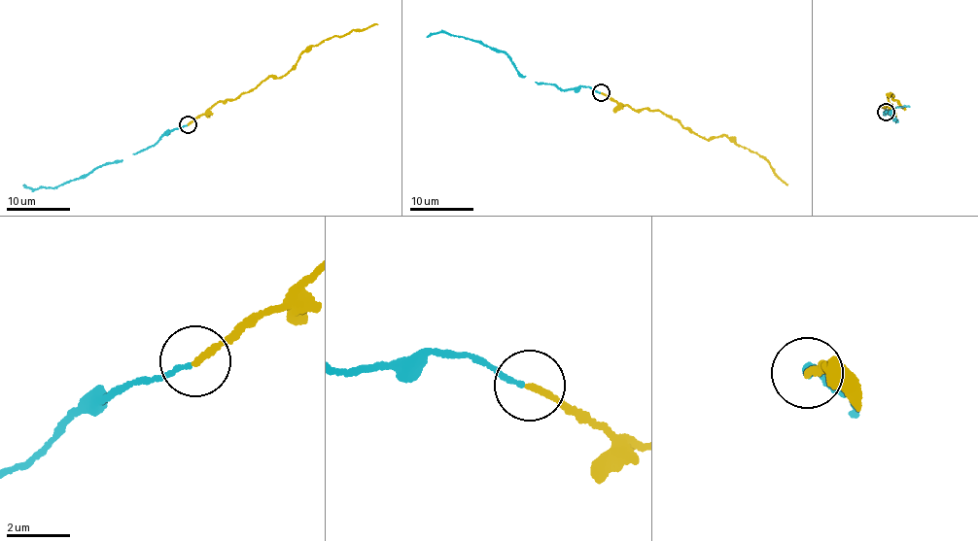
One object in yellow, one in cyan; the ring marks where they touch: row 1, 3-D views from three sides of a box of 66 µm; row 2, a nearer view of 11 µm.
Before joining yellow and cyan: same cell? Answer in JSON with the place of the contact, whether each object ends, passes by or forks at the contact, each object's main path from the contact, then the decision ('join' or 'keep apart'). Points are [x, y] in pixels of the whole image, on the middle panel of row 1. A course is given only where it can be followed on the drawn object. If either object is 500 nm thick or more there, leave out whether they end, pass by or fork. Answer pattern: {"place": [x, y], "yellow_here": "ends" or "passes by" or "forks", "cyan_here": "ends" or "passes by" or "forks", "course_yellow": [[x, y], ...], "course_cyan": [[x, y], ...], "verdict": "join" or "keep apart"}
{"place": [601, 92], "yellow_here": "ends", "cyan_here": "ends", "course_yellow": [[601, 92], [633, 109], [657, 110], [707, 139], [721, 134], [756, 152], [779, 179], [788, 185]], "course_cyan": [[600, 92], [585, 86], [564, 90], [535, 83], [519, 73], [509, 56], [471, 39], [439, 31], [427, 36]], "verdict": "join"}

